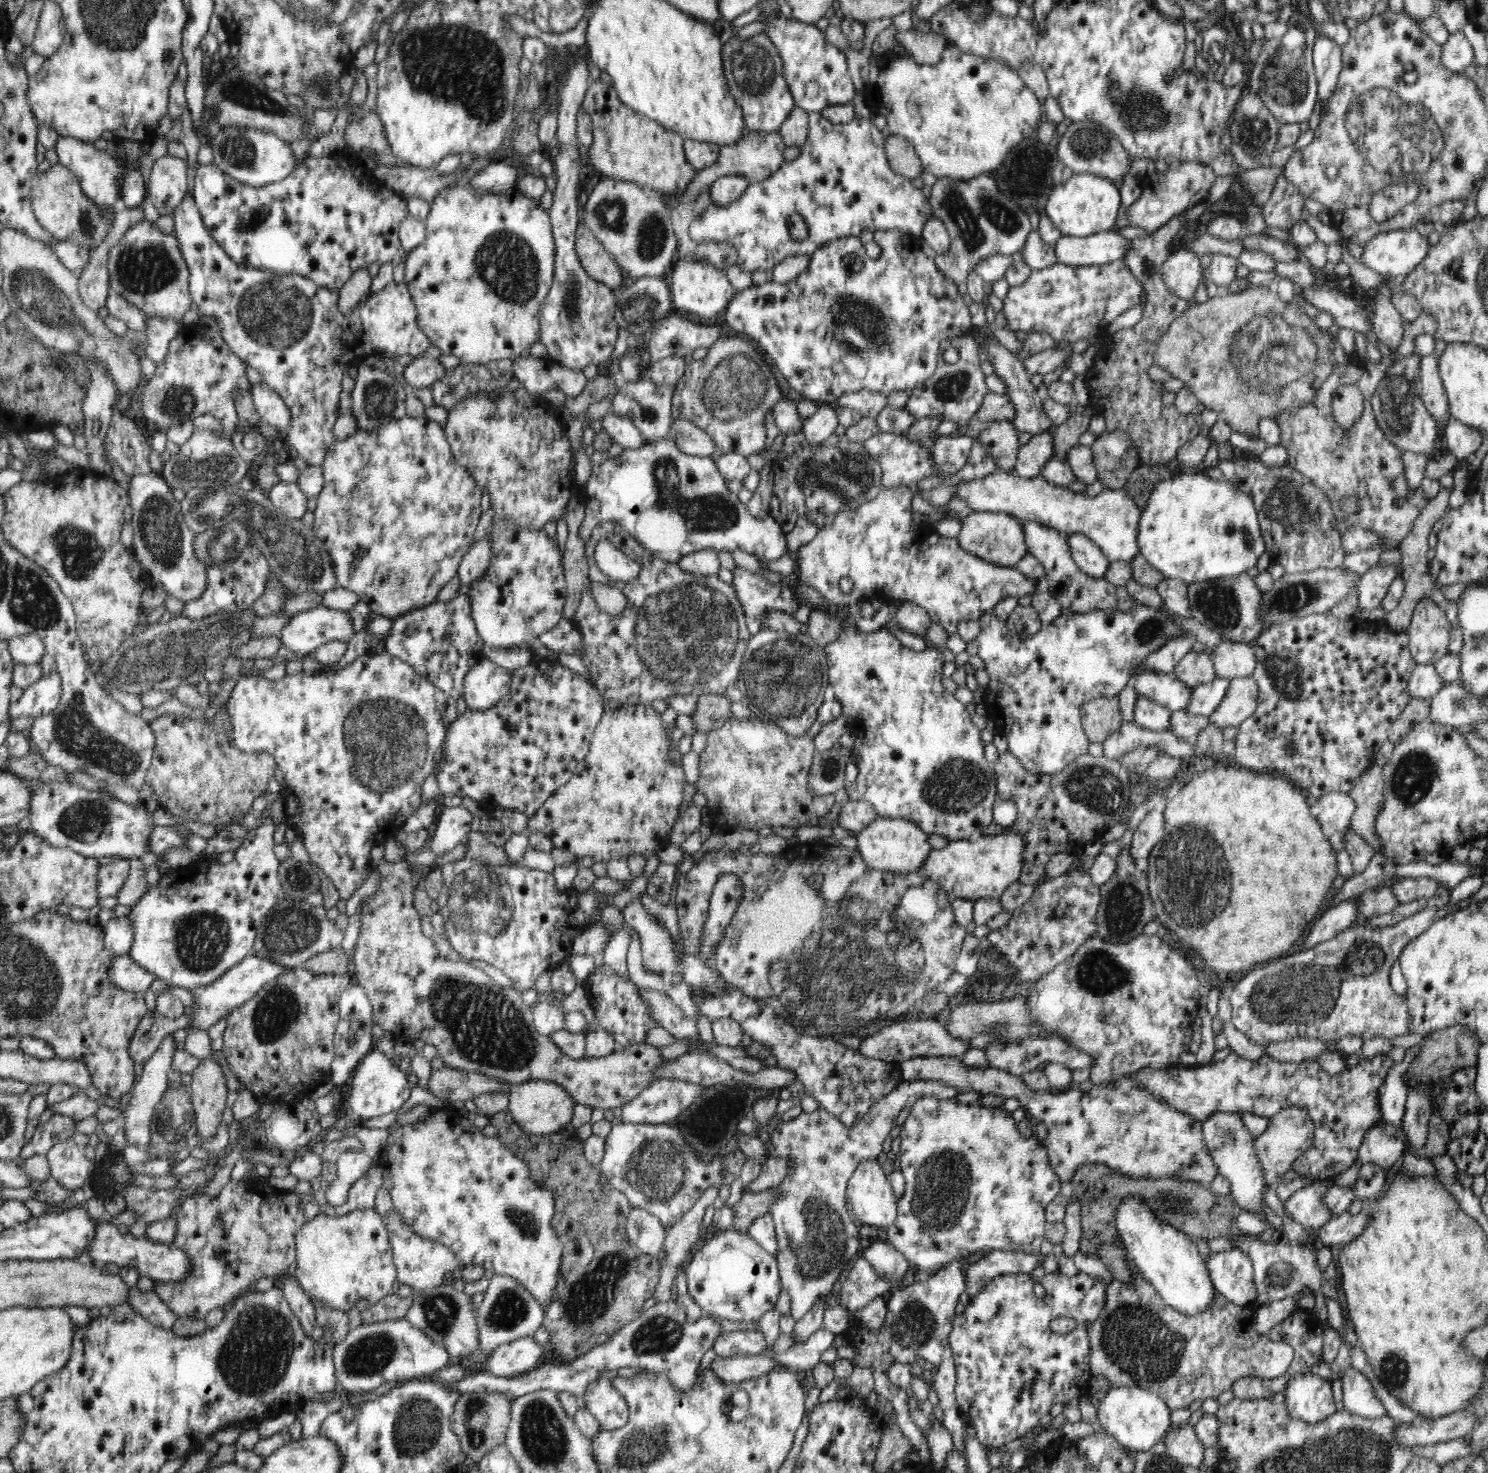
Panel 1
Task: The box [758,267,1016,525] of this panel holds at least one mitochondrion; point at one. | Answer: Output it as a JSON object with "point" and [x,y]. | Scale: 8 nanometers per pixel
{"point":[843,476]}

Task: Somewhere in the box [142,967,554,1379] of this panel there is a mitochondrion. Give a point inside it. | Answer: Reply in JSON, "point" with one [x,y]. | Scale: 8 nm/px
{"point":[484,1026]}

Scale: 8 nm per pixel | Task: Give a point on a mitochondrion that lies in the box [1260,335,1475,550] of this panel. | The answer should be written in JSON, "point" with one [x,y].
{"point":[1396,407]}

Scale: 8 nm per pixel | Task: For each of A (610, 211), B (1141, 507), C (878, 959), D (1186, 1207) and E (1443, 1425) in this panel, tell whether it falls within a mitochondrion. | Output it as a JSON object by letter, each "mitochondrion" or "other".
{"A":"mitochondrion","B":"other","C":"mitochondrion","D":"mitochondrion","E":"other"}

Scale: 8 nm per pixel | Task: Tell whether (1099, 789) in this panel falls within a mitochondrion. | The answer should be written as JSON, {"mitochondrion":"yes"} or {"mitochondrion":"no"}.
{"mitochondrion":"yes"}

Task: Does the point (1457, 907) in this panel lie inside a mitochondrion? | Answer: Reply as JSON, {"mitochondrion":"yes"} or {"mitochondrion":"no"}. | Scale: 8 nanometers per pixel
{"mitochondrion":"no"}

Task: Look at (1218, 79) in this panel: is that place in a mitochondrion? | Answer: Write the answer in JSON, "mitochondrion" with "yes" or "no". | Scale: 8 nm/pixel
{"mitochondrion":"no"}

